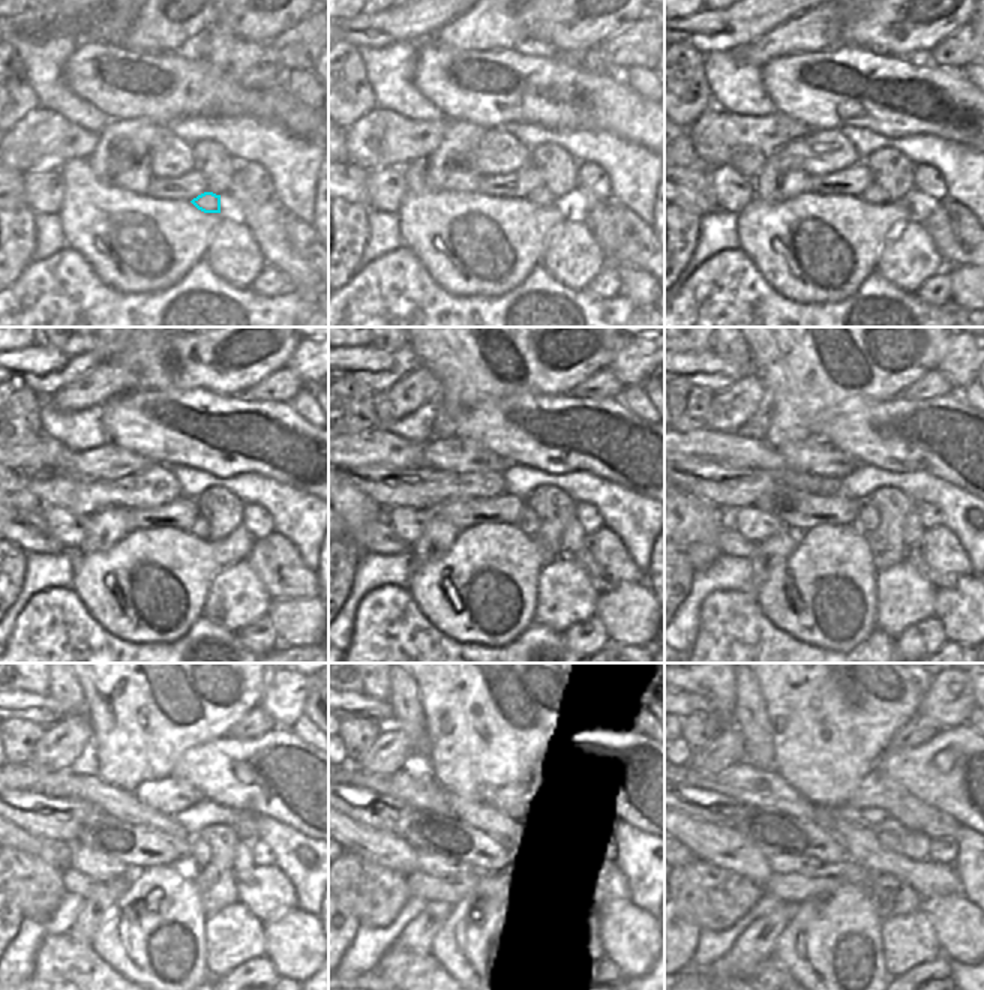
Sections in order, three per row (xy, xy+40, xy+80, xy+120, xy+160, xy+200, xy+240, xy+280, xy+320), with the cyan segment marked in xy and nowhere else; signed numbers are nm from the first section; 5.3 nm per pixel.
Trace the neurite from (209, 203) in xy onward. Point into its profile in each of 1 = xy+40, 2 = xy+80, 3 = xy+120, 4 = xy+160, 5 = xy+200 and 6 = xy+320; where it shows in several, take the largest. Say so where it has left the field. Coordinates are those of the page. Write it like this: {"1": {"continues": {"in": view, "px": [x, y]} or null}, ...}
{"1": {"continues": {"in": "xy+40", "px": [542, 197]}}, "2": {"continues": {"in": "xy+80", "px": [873, 195]}}, "3": {"continues": {"in": "xy+120", "px": [200, 528]}}, "4": {"continues": {"in": "xy+160", "px": [530, 522]}}, "5": {"continues": {"in": "xy+200", "px": [869, 518]}}, "6": {"continues": {"in": "xy+320", "px": [888, 840]}}}

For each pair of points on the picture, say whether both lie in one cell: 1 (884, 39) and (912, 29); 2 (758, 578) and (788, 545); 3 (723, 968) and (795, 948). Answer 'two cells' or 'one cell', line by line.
1: one cell
2: one cell
3: two cells

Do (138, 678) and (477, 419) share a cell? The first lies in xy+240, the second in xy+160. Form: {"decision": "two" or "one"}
{"decision": "two"}

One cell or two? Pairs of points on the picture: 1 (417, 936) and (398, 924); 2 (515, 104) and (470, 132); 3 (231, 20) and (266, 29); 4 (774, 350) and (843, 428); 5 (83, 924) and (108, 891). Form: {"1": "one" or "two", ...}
{"1": "two", "2": "two", "3": "one", "4": "two", "5": "one"}

